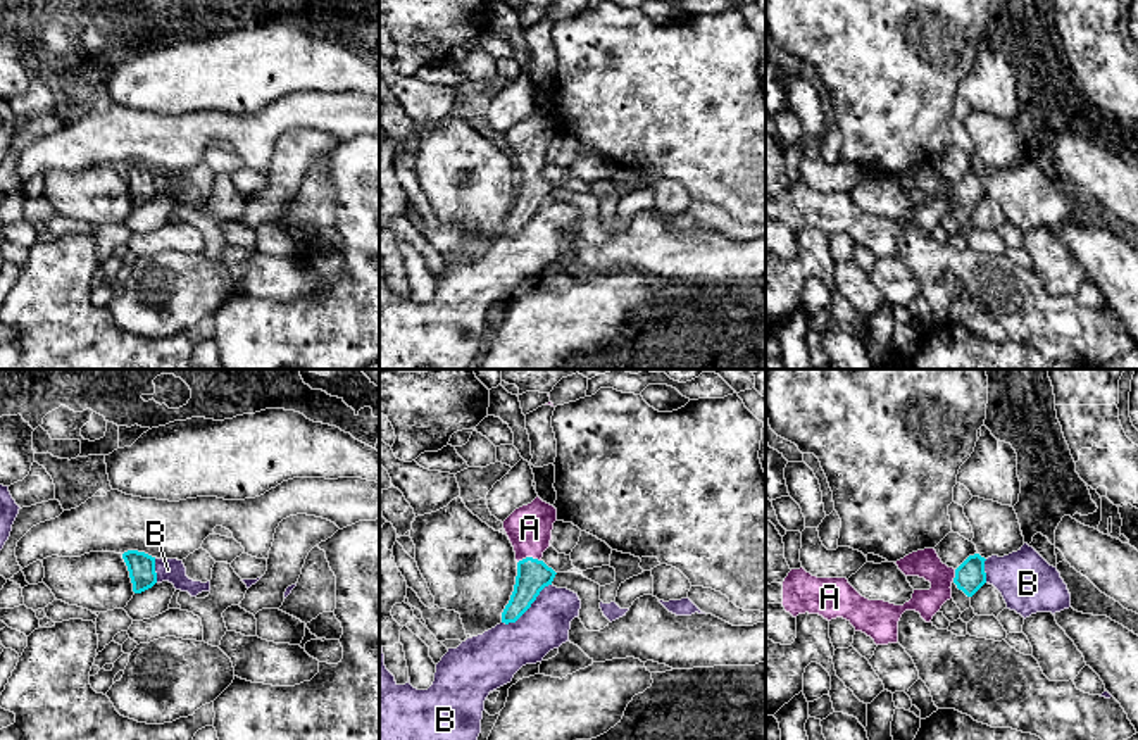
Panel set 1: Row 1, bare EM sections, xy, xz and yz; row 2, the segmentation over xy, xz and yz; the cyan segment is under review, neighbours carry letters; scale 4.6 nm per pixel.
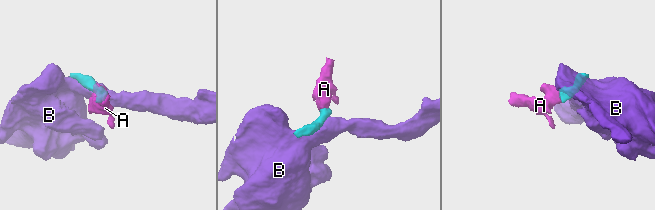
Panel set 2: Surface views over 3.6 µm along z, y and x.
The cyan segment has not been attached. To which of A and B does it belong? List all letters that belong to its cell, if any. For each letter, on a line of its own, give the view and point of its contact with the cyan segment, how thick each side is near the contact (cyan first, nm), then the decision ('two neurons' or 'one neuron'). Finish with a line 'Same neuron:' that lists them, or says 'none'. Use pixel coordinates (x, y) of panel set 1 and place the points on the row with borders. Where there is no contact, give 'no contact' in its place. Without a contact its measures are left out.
A: meets cyan in xz at (528, 558); 150 nm thick on the cyan side, 200 nm on the other; one neuron
B: meets cyan in xz at (528, 608); 150 nm thick on the cyan side, 240 nm on the other; two neurons
Same neuron: A

